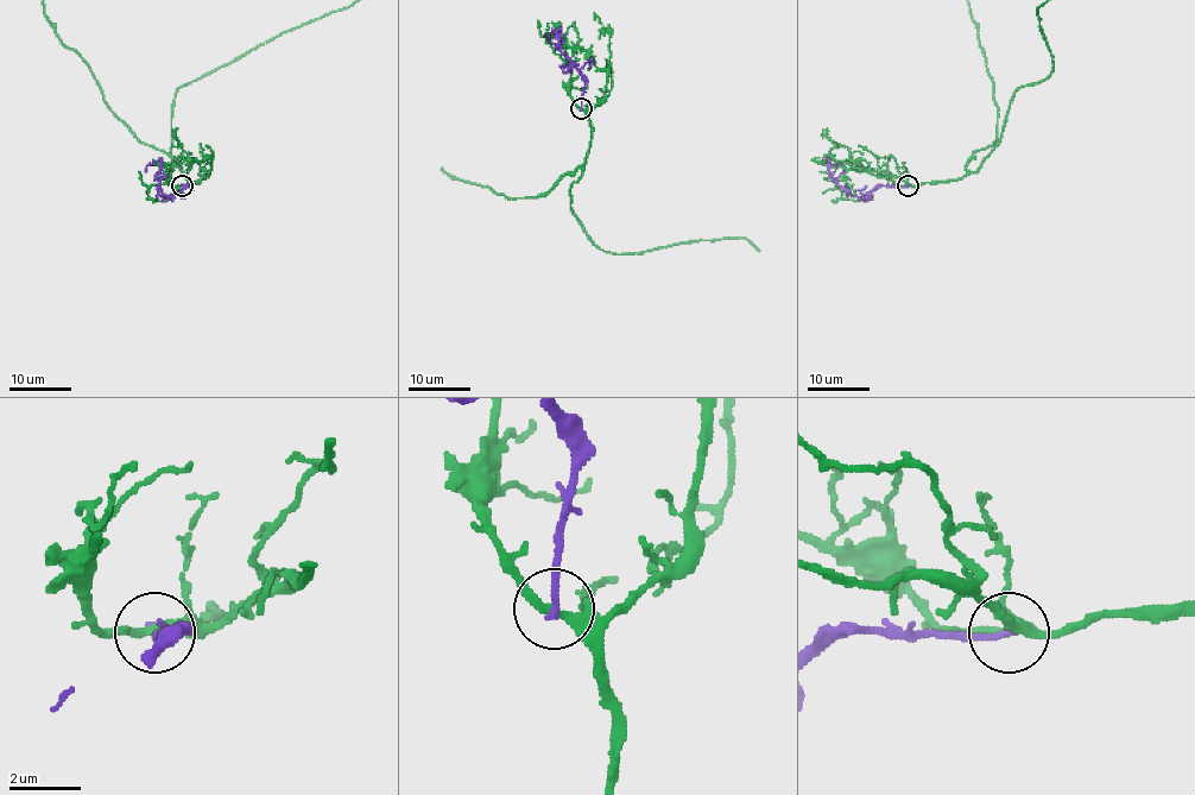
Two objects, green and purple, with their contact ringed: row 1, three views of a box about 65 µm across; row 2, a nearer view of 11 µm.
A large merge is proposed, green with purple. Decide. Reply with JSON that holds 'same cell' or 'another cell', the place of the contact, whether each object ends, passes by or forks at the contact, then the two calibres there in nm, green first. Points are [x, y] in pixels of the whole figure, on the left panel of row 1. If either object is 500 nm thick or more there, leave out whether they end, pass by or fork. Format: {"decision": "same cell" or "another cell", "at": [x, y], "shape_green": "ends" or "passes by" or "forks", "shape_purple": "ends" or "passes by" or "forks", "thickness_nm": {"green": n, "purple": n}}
{"decision": "another cell", "at": [182, 185], "shape_green": "forks", "shape_purple": "ends", "thickness_nm": {"green": 180, "purple": 200}}

